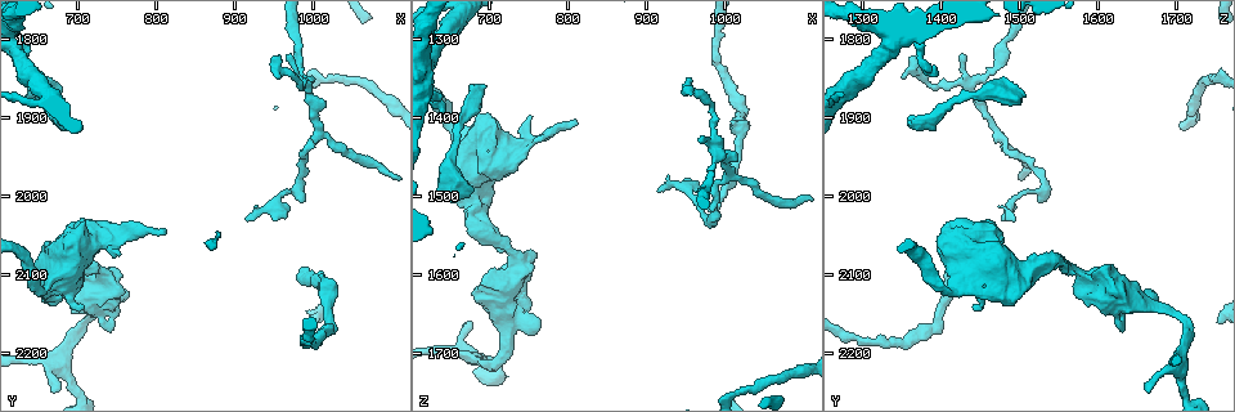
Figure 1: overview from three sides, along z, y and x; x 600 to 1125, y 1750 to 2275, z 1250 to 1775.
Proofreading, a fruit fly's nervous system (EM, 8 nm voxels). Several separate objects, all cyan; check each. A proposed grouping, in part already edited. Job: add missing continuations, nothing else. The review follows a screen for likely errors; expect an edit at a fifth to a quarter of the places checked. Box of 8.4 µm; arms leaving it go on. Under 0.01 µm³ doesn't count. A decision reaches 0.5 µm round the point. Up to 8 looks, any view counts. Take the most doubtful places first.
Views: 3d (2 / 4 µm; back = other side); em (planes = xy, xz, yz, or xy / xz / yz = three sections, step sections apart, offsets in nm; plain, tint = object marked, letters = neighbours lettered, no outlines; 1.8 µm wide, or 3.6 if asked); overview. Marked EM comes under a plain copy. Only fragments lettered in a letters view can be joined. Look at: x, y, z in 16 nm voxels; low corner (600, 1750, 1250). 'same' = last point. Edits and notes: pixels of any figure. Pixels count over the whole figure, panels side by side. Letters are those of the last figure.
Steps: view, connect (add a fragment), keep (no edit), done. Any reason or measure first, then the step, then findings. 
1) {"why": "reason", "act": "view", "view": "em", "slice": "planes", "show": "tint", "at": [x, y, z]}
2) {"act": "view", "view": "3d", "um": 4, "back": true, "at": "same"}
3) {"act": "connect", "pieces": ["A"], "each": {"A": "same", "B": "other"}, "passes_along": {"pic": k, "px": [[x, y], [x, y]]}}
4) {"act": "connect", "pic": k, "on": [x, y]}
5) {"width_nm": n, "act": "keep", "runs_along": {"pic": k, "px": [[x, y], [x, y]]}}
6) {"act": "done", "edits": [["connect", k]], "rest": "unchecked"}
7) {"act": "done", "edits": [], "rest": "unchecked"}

{"why": "calibre changes", "act": "view", "view": "em", "um": 3.6, "slice": "planes", "show": "tint", "at": [725, 2135, 1645]}

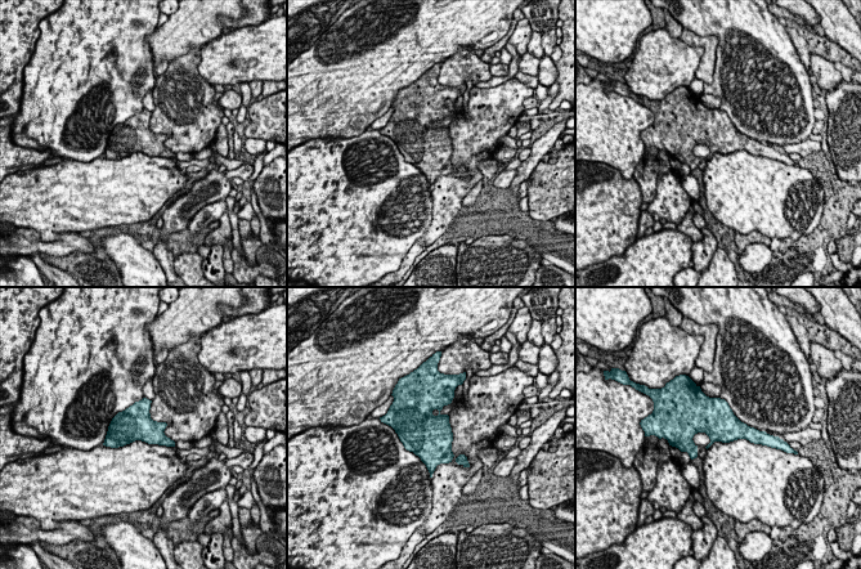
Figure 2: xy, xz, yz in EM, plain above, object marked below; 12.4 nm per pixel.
{"act": "view", "view": "em", "um": 3.6, "slice": "planes", "show": "letters", "at": "same"}

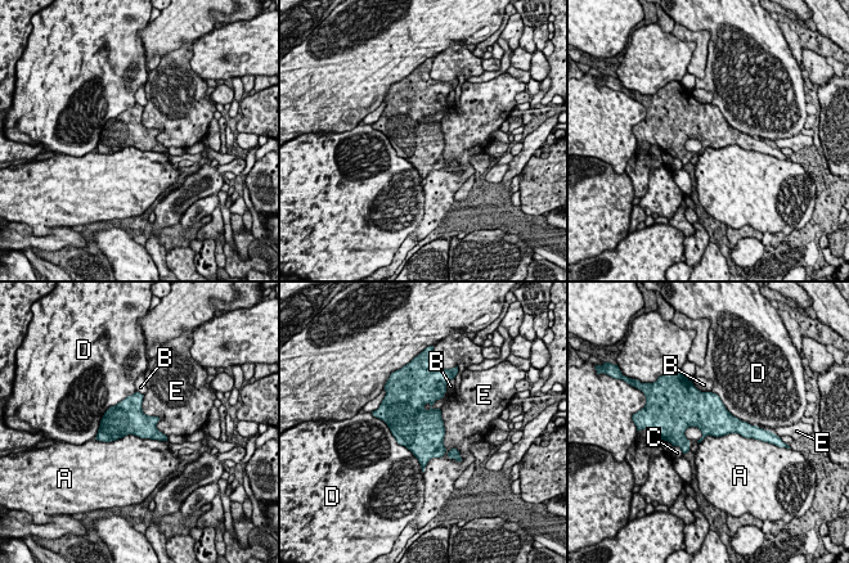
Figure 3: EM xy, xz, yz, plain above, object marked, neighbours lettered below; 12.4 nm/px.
{"width_nm": 420, "longest_contact_nm": ["A", 900], "act": "keep", "each": {"A": "other", "B": "other", "C": "other", "D": "other", "E": "other"}, "found": "none of them fits"}

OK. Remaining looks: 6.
{"why": "three arms meet", "act": "view", "view": "em", "slice": "planes", "show": "letters", "at": [1005, 1925, 1475]}

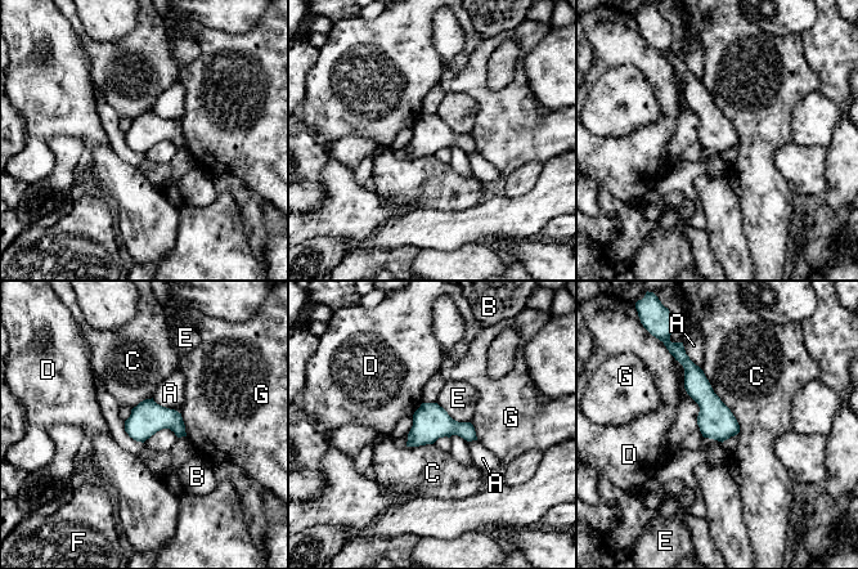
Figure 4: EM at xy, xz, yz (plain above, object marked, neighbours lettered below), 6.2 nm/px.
{"width_nm": 200, "act": "keep", "each": {"A": "other", "B": "other", "C": "other", "D": "other", "E": "other", "F": "other", "G": "other"}, "border": {"pic": 4, "px": [[700, 368], [740, 431]]}, "found": "none of them fits"}

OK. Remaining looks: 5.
{"why": "an open end", "act": "view", "view": "3d", "um": 2, "at": [705, 2140, 1445]}

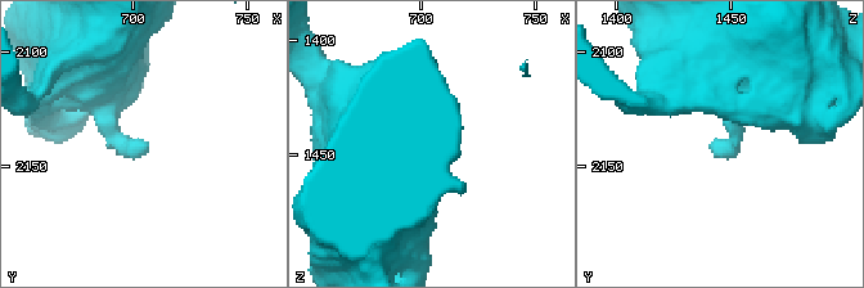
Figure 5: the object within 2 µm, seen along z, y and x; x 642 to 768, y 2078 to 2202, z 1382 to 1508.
{"act": "view", "view": "em", "slice": "xz", "step": 8, "show": "letters", "at": [706, 2139, 1443]}

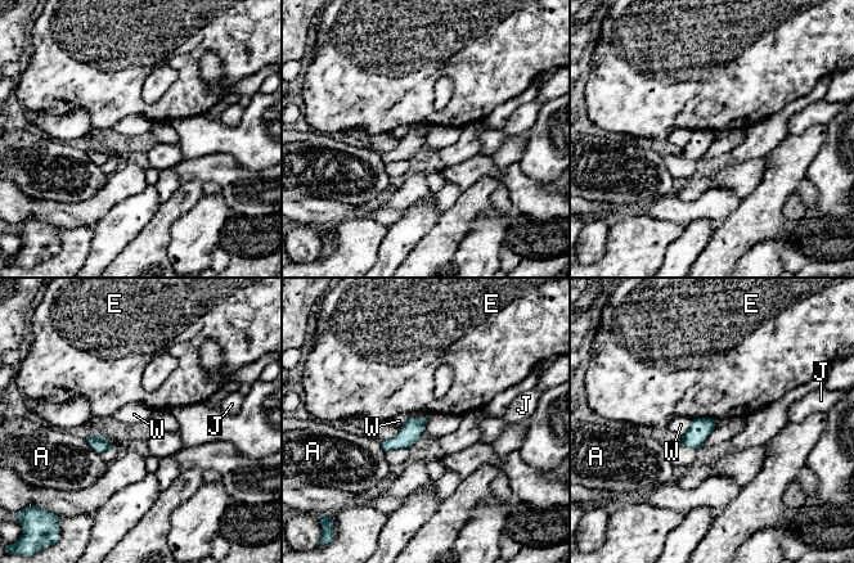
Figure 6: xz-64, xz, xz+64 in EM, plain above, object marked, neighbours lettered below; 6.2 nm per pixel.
{"why": "cut it another way", "act": "view", "view": "em", "slice": "planes", "show": "letters", "at": "same"}

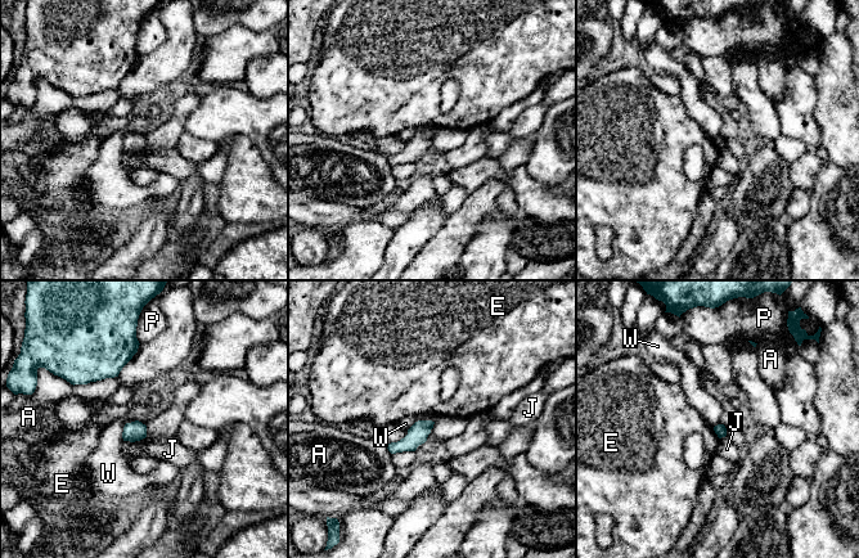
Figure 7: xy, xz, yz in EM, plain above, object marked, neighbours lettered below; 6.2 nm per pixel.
{"act": "keep", "each": {"A": "other", "E": "other", "J": "other", "P": "other", "W": "other"}, "found": "none of them fits"}

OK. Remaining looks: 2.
{"act": "done", "edits": [], "rest": "unchecked"}

